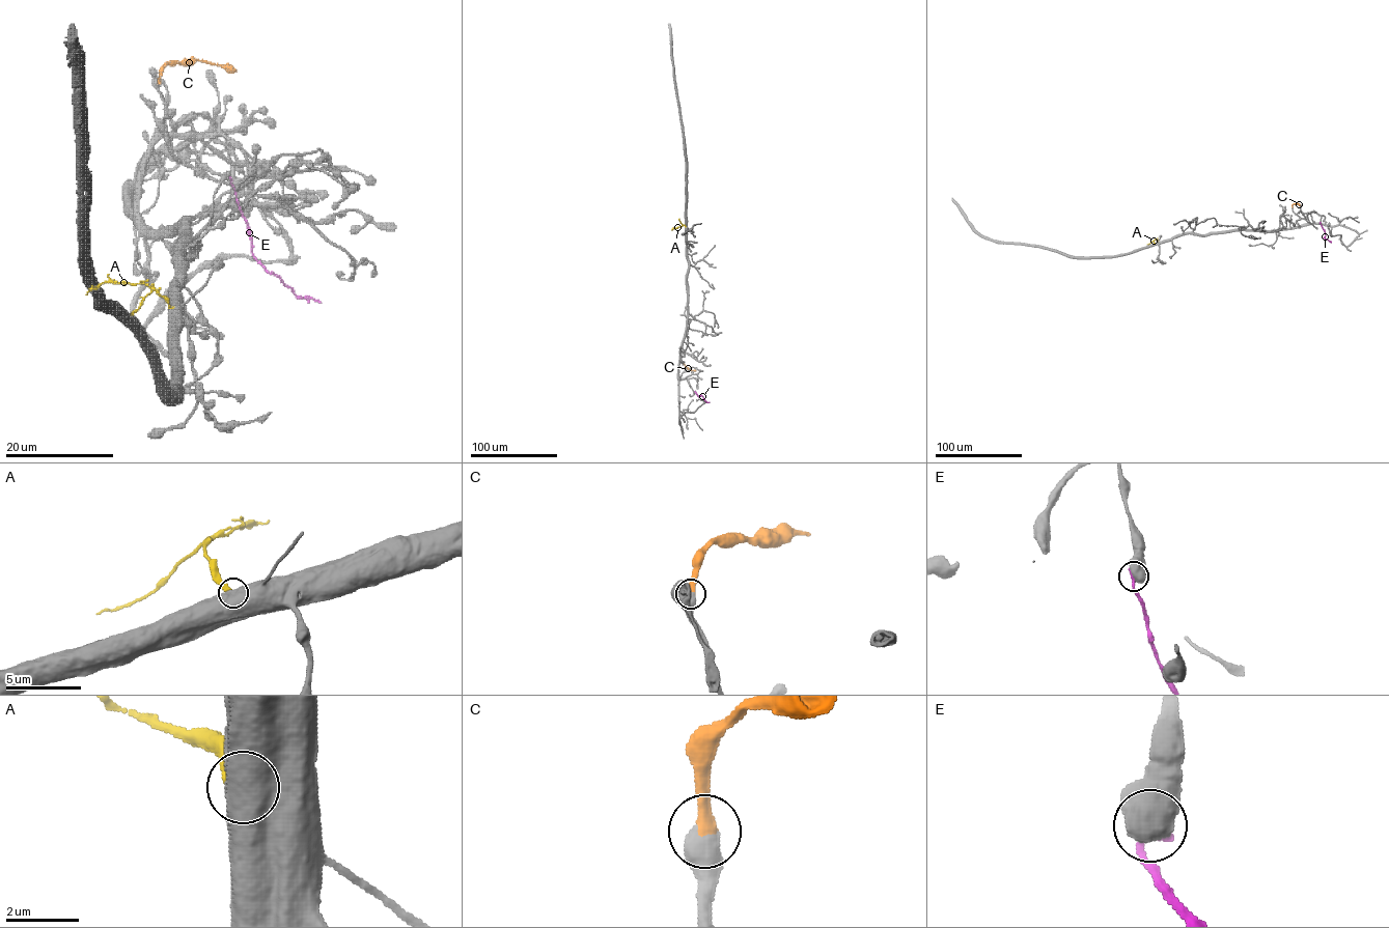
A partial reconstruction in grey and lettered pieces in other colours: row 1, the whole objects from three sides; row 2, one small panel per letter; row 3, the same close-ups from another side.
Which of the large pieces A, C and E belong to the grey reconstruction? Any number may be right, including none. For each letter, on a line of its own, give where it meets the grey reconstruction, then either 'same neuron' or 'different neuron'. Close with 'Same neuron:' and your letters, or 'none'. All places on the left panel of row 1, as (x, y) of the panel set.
A: contact (171, 308); different neuron
C: contact (159, 82); same neuron
E: contact (230, 179); different neuron
Same neuron: C

